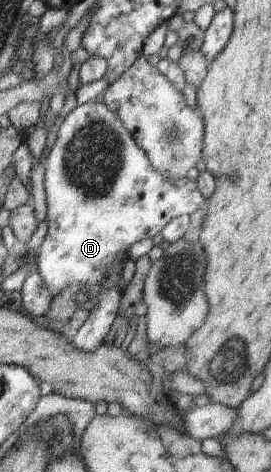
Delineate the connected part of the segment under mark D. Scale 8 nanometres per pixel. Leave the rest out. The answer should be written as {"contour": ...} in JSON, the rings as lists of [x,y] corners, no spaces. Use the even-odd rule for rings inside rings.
{"contour":[[[104,102],[77,104],[61,123],[57,139],[43,166],[48,230],[34,258],[37,272],[51,290],[52,297],[71,284],[85,286],[87,283],[100,283],[107,275],[107,265],[117,256],[123,254],[125,263],[129,260],[128,251],[133,243],[160,234],[169,221],[182,215],[190,216],[207,205],[196,182],[187,177],[165,178],[155,170],[147,154]]]}

